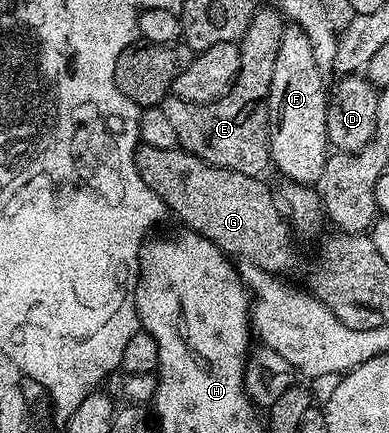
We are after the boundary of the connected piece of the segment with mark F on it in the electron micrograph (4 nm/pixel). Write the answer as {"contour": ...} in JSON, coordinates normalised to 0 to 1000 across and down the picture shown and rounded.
{"contour":[[[735,62],[707,136],[707,173],[697,173],[692,212],[692,370],[699,388],[733,406],[735,420],[758,427],[812,430],[830,404],[830,386],[851,360],[841,312],[838,180],[799,127],[789,81],[761,62]]]}

